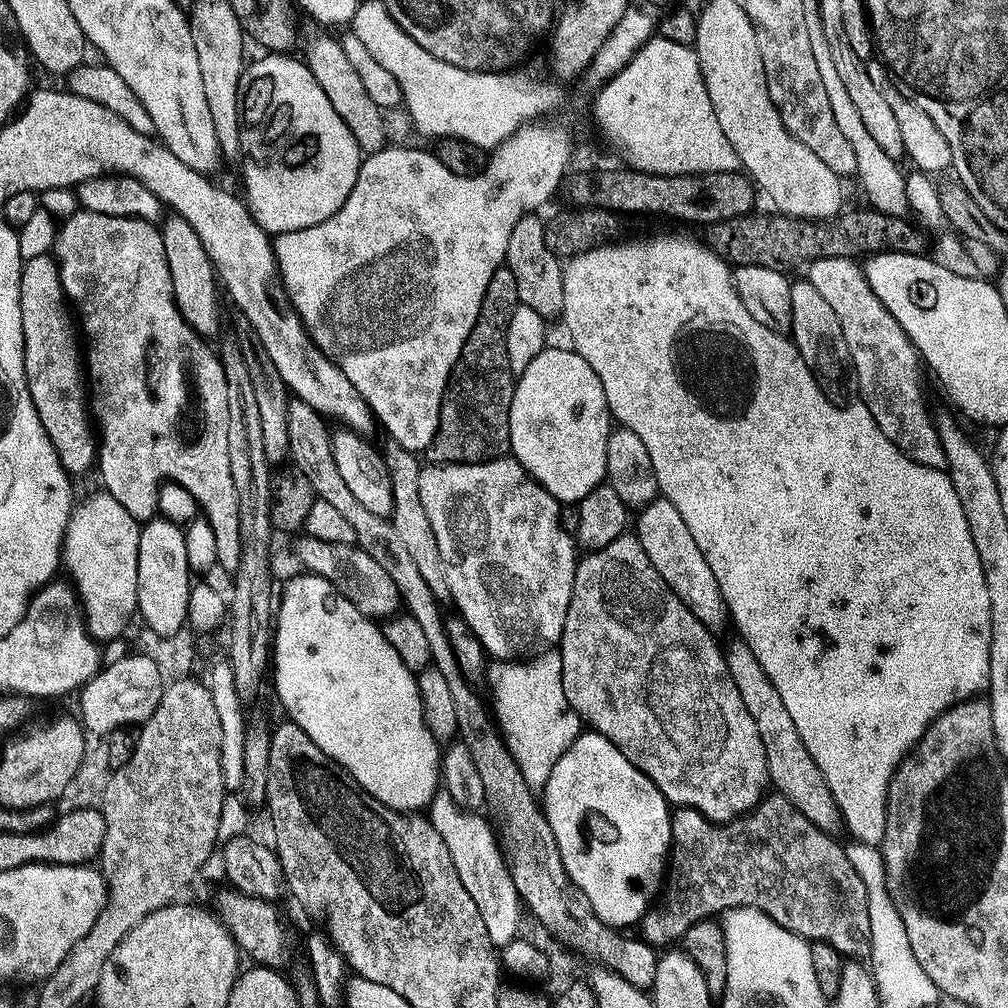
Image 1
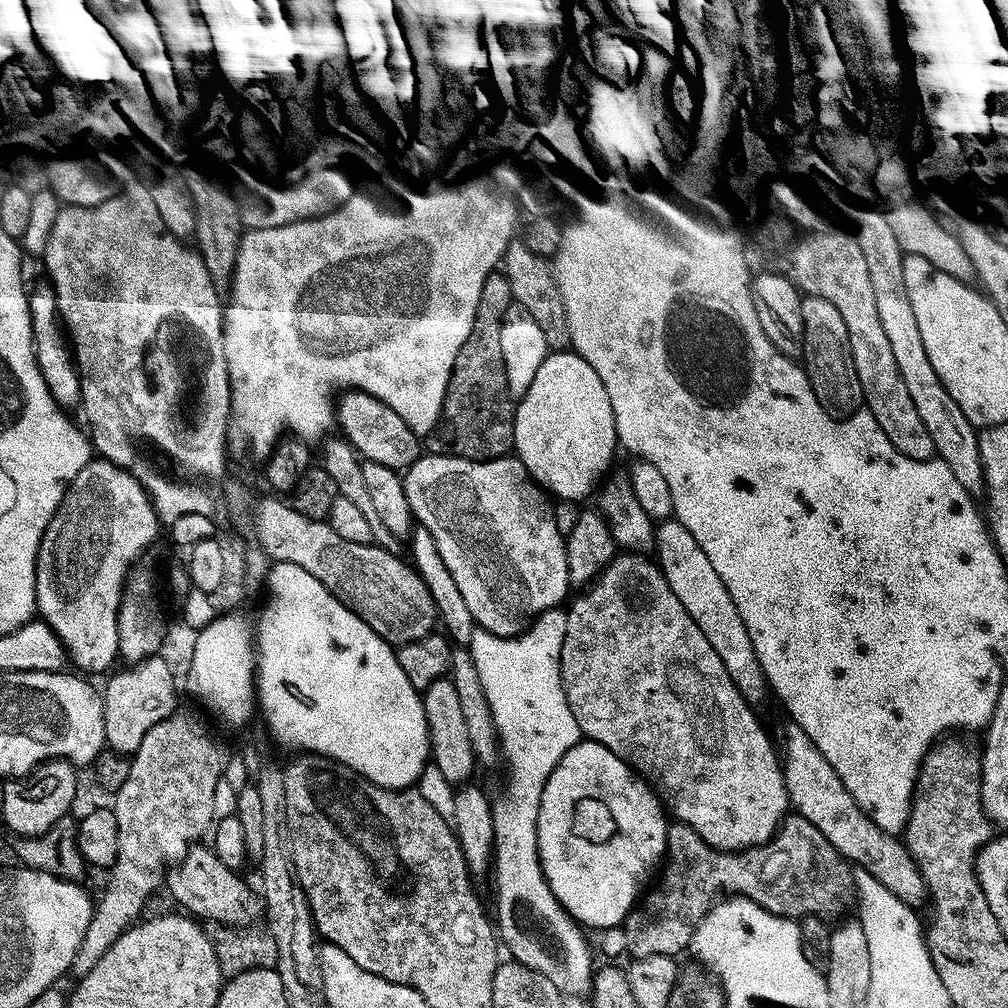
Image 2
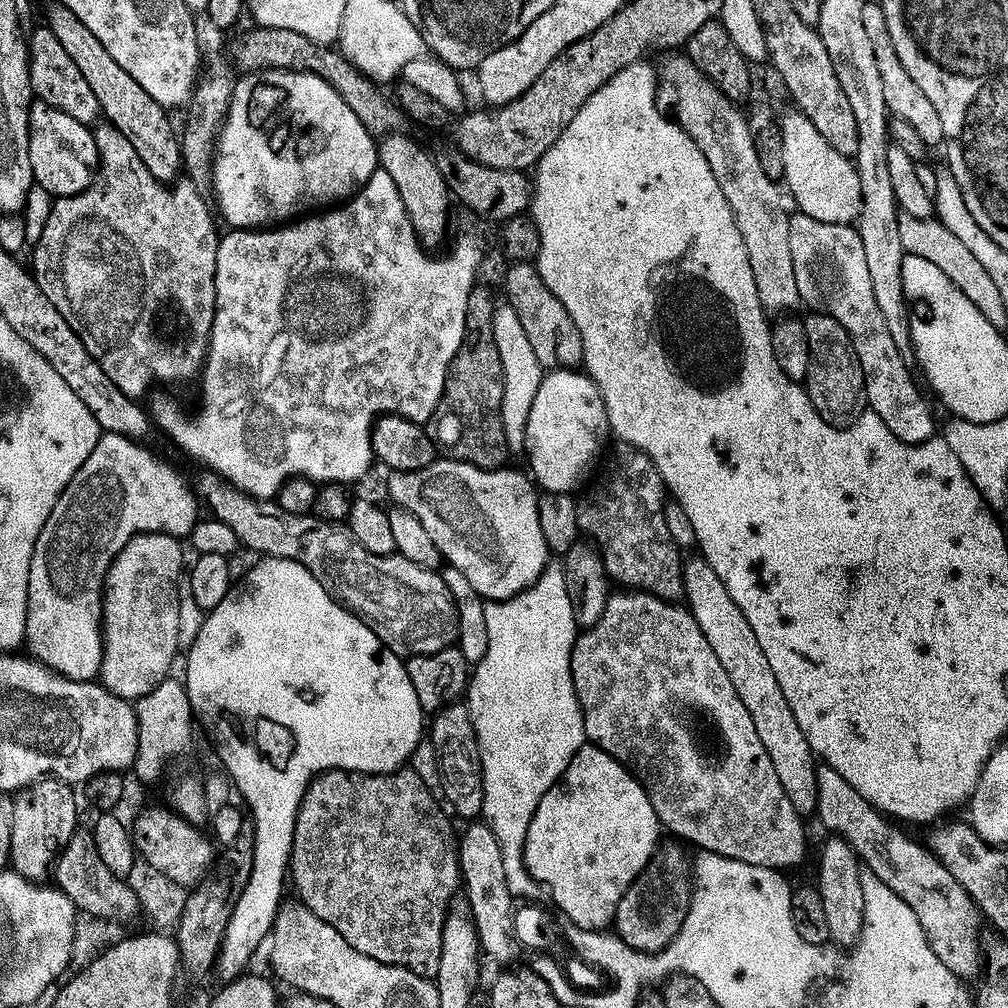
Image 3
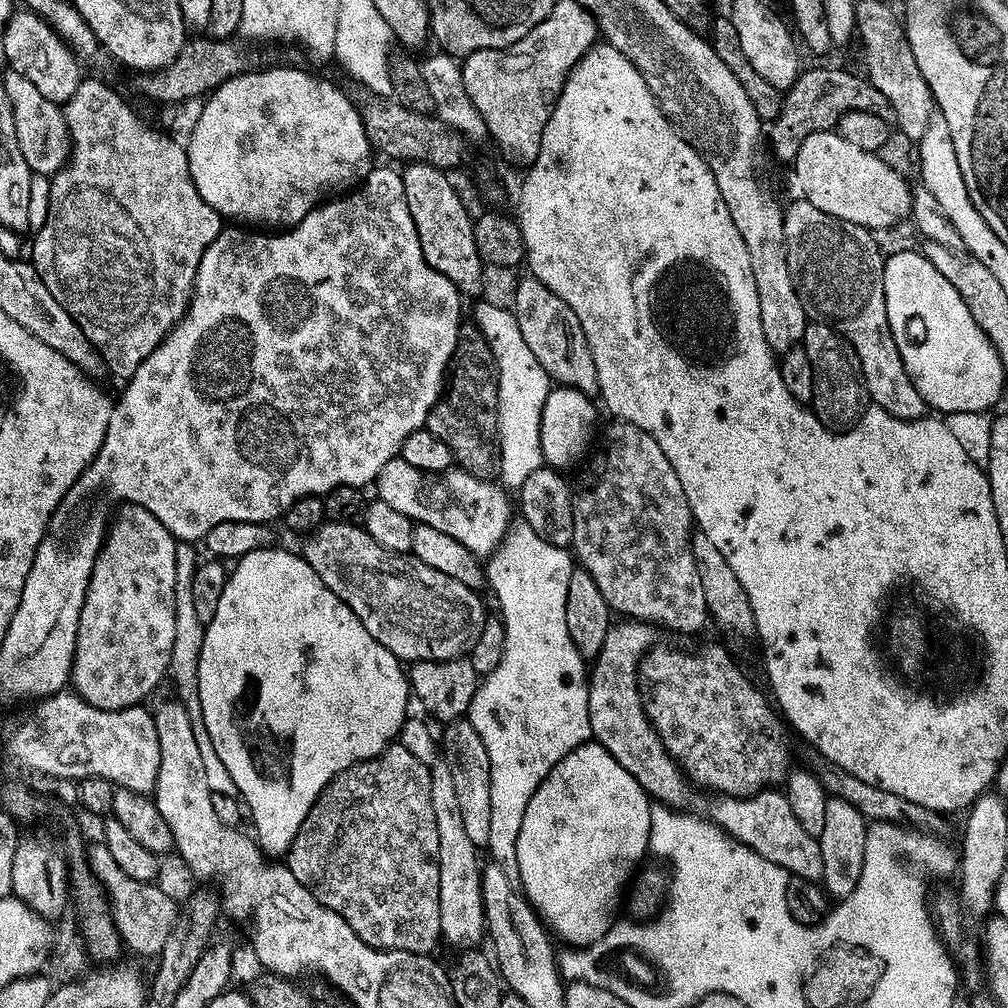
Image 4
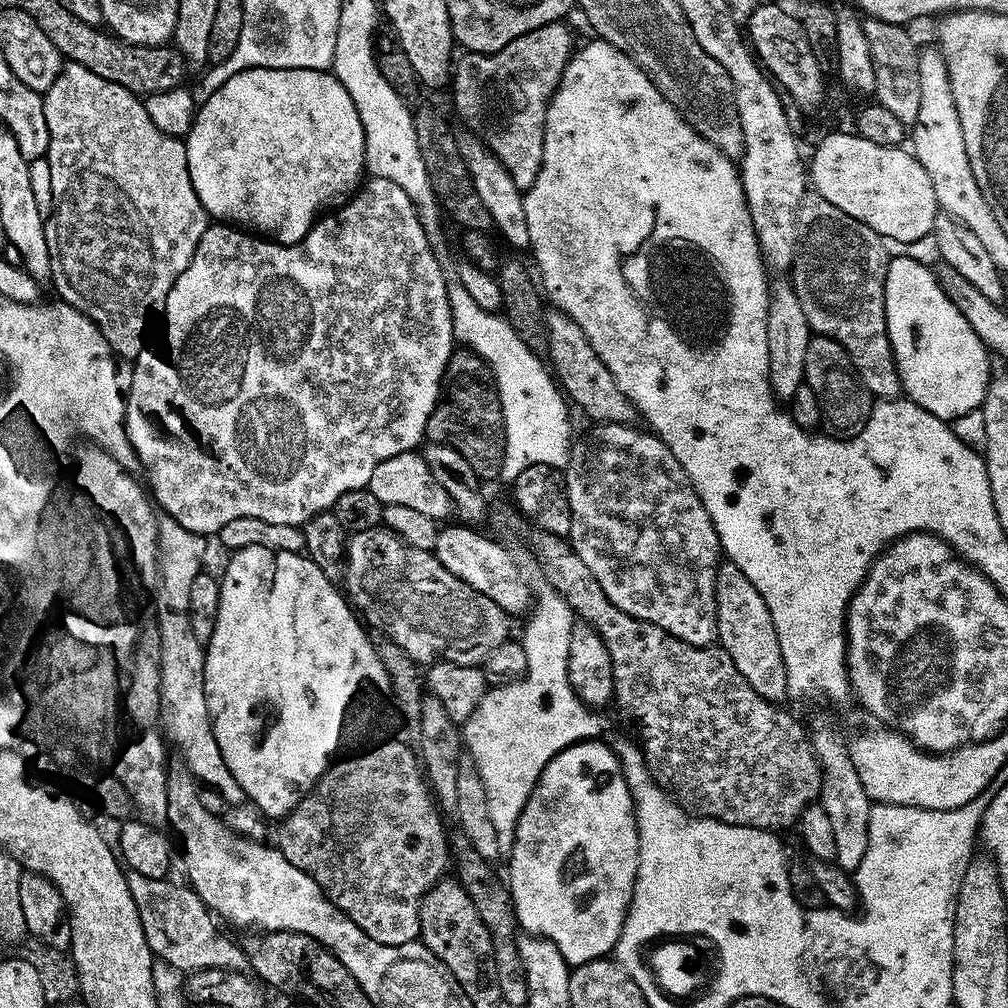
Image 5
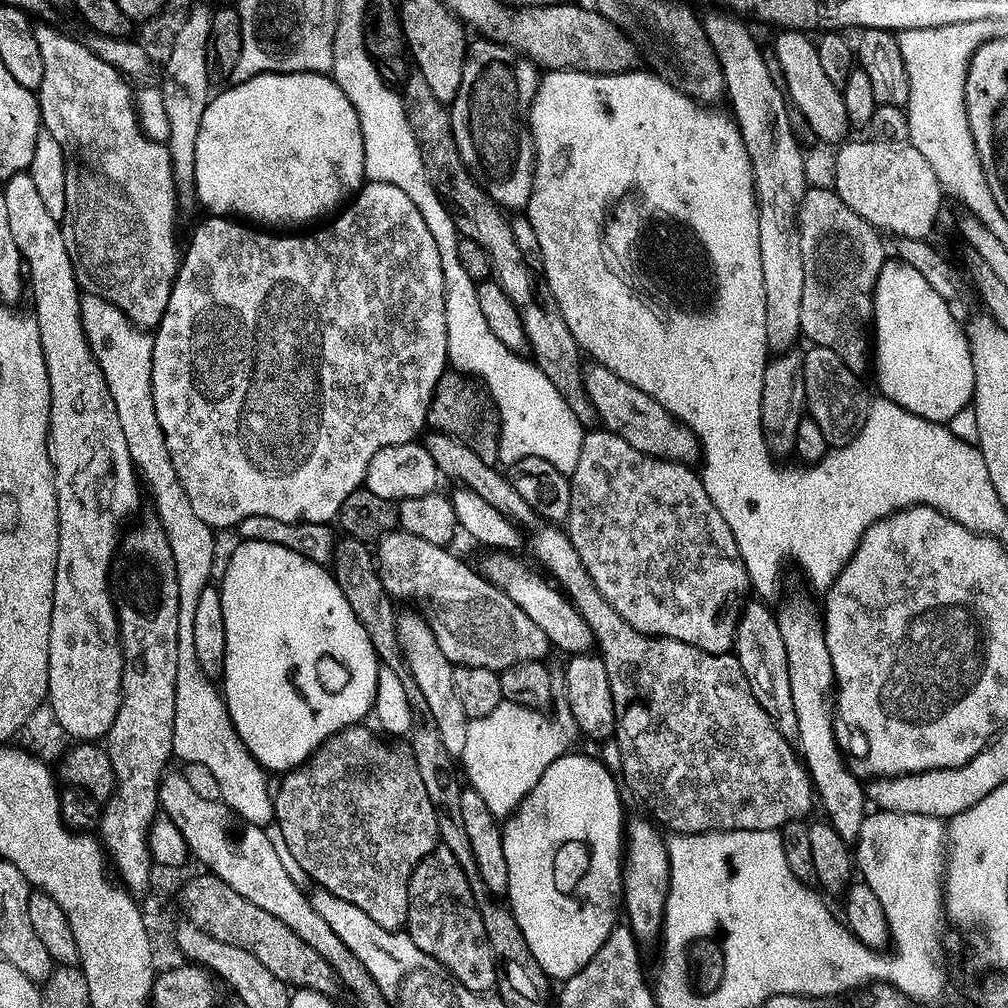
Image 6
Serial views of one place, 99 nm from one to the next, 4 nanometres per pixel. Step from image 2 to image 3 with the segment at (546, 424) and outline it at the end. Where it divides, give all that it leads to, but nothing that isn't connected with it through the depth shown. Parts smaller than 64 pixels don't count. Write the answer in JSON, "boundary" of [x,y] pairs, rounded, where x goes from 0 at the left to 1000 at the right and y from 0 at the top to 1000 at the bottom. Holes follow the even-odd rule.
{"boundary":[[[548,367],[537,376],[534,391],[530,391],[530,403],[526,403],[526,415],[522,415],[520,448],[528,463],[526,472],[541,489],[566,489],[579,476],[587,464],[599,436],[604,436],[605,426],[597,391],[586,374],[575,367]]]}

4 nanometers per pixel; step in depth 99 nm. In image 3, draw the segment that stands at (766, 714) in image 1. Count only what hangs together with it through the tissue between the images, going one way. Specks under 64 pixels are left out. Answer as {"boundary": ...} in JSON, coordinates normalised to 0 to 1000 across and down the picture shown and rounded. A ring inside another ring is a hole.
{"boundary":[[[814,757],[811,761],[810,771],[812,772],[812,796],[809,809],[813,810],[814,815],[825,824],[822,826],[828,827],[832,832],[840,833],[842,839],[853,850],[854,858],[865,863],[874,875],[883,879],[883,883],[887,883],[887,887],[891,887],[891,891],[899,895],[899,899],[903,899],[903,903],[911,911],[916,926],[919,927],[919,935],[923,942],[931,946],[931,954],[935,954],[935,958],[938,958],[938,962],[945,964],[949,970],[964,968],[971,960],[973,962],[974,937],[972,940],[968,924],[971,923],[972,917],[974,918],[974,906],[962,891],[962,887],[958,887],[950,871],[946,871],[946,867],[942,867],[942,863],[938,863],[938,859],[935,859],[933,852],[914,834],[912,837],[911,834],[904,833],[893,822],[896,820],[892,816],[886,815],[866,798],[859,796],[859,792],[855,792],[855,788],[851,788],[851,784],[847,784],[847,780],[843,780],[843,776],[839,776],[839,772],[835,772],[835,768],[831,768],[821,758]]]}

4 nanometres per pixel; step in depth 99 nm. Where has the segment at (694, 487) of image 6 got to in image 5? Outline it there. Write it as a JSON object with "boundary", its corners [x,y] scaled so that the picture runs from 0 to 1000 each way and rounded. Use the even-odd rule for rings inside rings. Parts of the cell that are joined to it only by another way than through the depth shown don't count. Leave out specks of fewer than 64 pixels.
{"boundary":[[[591,421],[579,437],[566,441],[563,461],[558,466],[567,515],[565,539],[613,605],[655,620],[677,637],[701,643],[711,634],[709,571],[716,557],[714,535],[673,454],[654,433],[631,424]]]}

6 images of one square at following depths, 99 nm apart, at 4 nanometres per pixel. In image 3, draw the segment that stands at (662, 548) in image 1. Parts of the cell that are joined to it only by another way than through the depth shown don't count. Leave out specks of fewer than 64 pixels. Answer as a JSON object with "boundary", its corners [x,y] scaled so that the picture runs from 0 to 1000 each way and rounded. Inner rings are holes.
{"boundary":[[[687,551],[678,557],[678,598],[688,617],[692,617],[696,629],[700,629],[700,637],[708,641],[708,650],[712,657],[716,657],[716,665],[720,665],[720,673],[724,673],[724,681],[728,681],[732,692],[736,692],[736,700],[744,704],[748,724],[752,724],[752,732],[756,740],[760,740],[760,748],[764,748],[768,768],[772,768],[772,776],[776,776],[776,784],[780,784],[784,800],[788,800],[794,811],[805,811],[812,796],[812,751],[804,736],[800,736],[800,728],[796,728],[796,720],[792,720],[792,712],[788,712],[788,704],[784,704],[784,696],[780,696],[780,688],[776,688],[776,681],[772,681],[768,665],[764,665],[764,656],[760,654],[748,625],[744,625],[744,617],[740,617],[740,609],[736,609],[736,605],[732,605],[732,597],[724,593],[724,585],[720,585],[716,573],[708,569],[708,562],[704,562],[697,552]]]}

